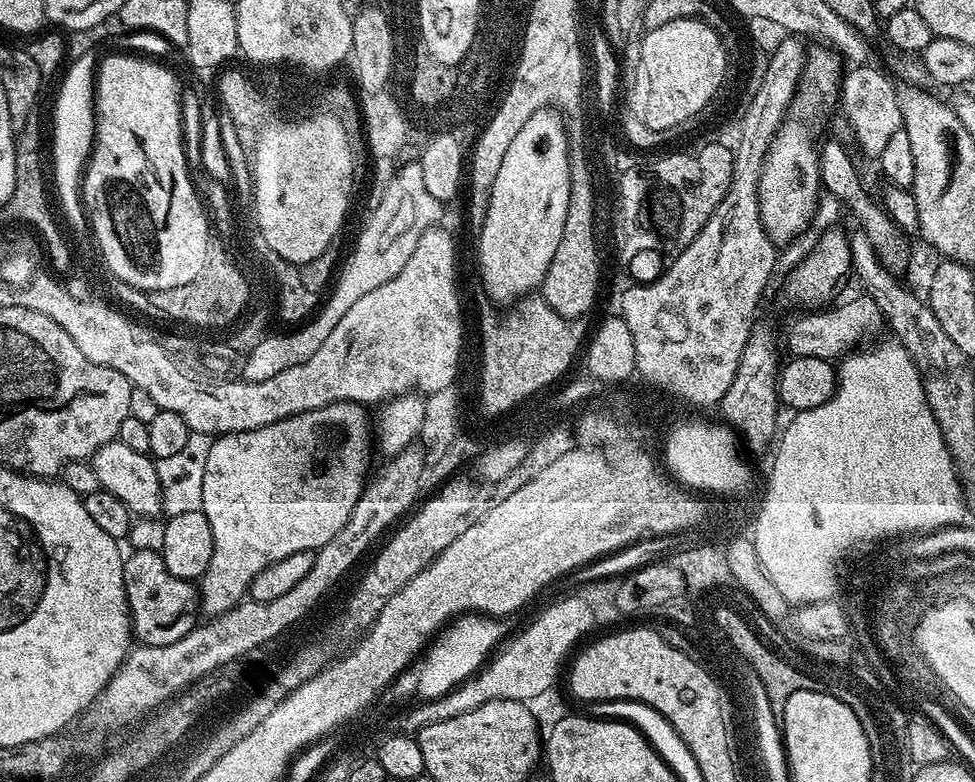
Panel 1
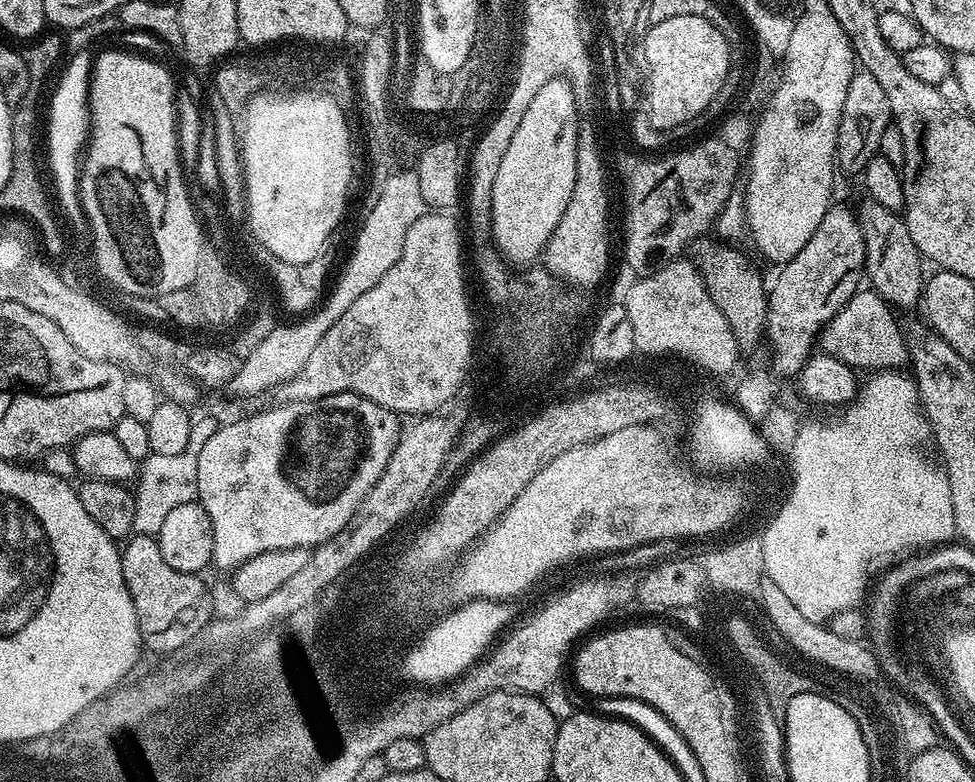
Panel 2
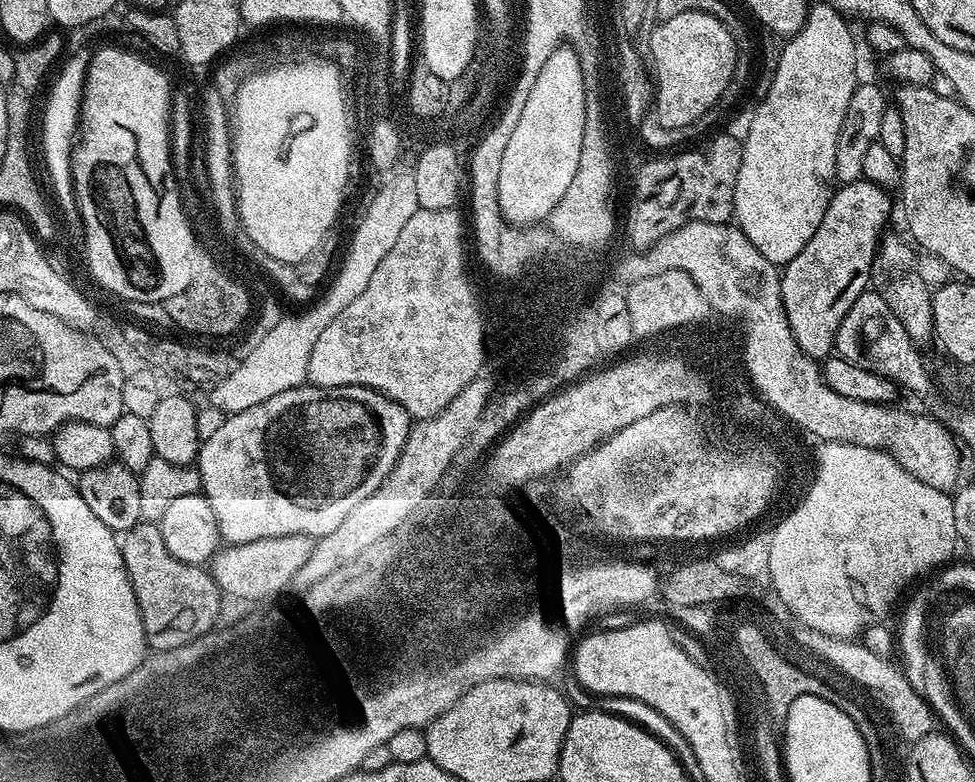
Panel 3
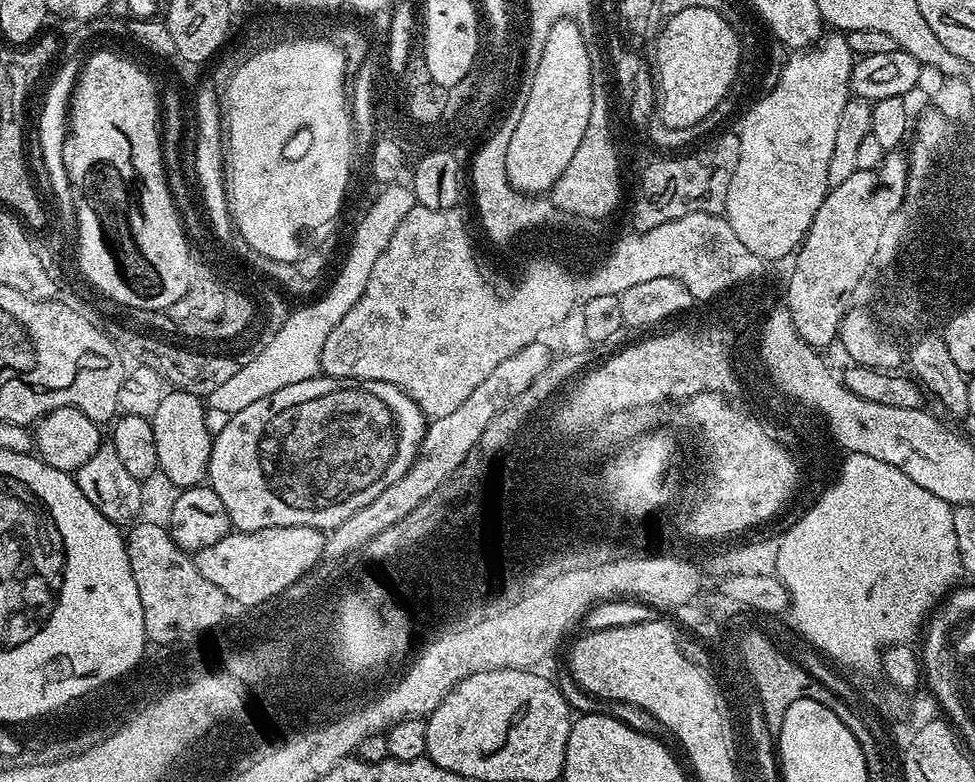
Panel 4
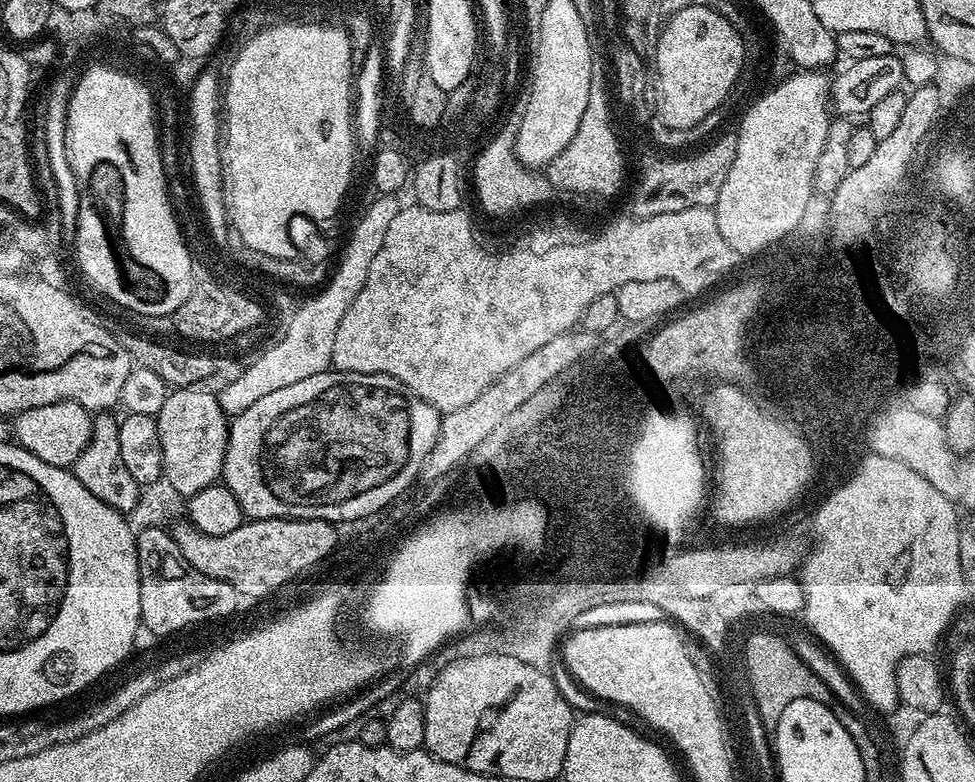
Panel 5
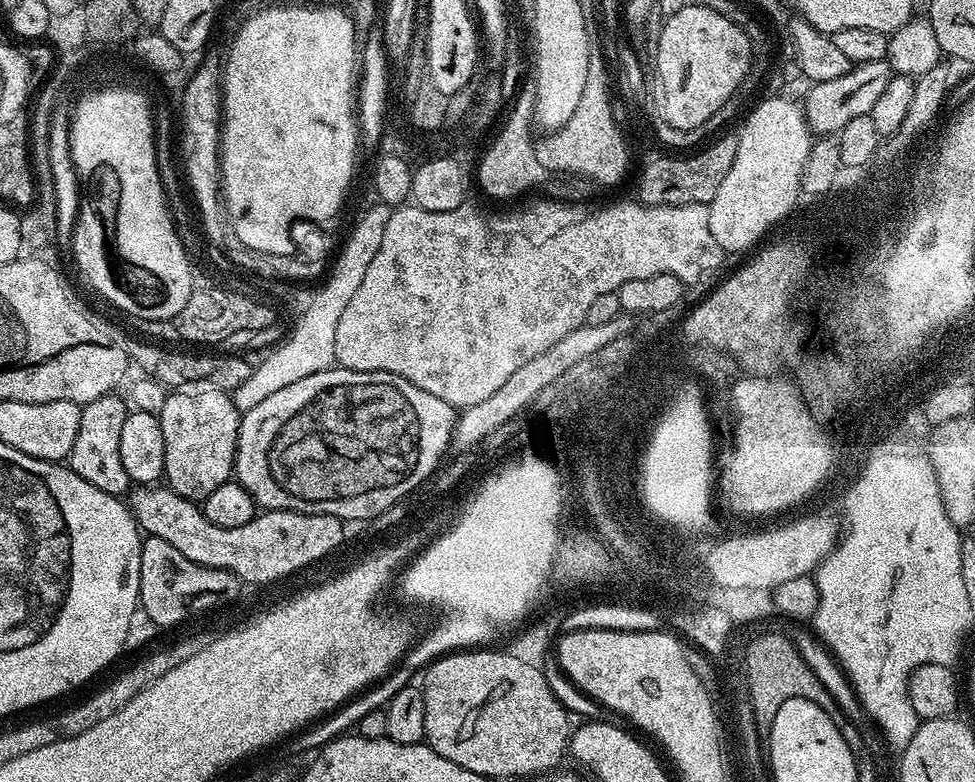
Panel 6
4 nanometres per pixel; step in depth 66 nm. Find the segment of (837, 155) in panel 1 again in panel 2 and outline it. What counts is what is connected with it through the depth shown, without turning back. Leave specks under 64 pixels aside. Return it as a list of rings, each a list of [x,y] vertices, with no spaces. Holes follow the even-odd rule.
[[[864,198],[858,207],[860,225],[864,235],[864,270],[866,280],[883,300],[900,308],[912,308],[921,303],[926,283],[925,261],[921,252],[911,241],[907,222],[903,215],[886,210],[886,206],[878,206],[870,198]]]

